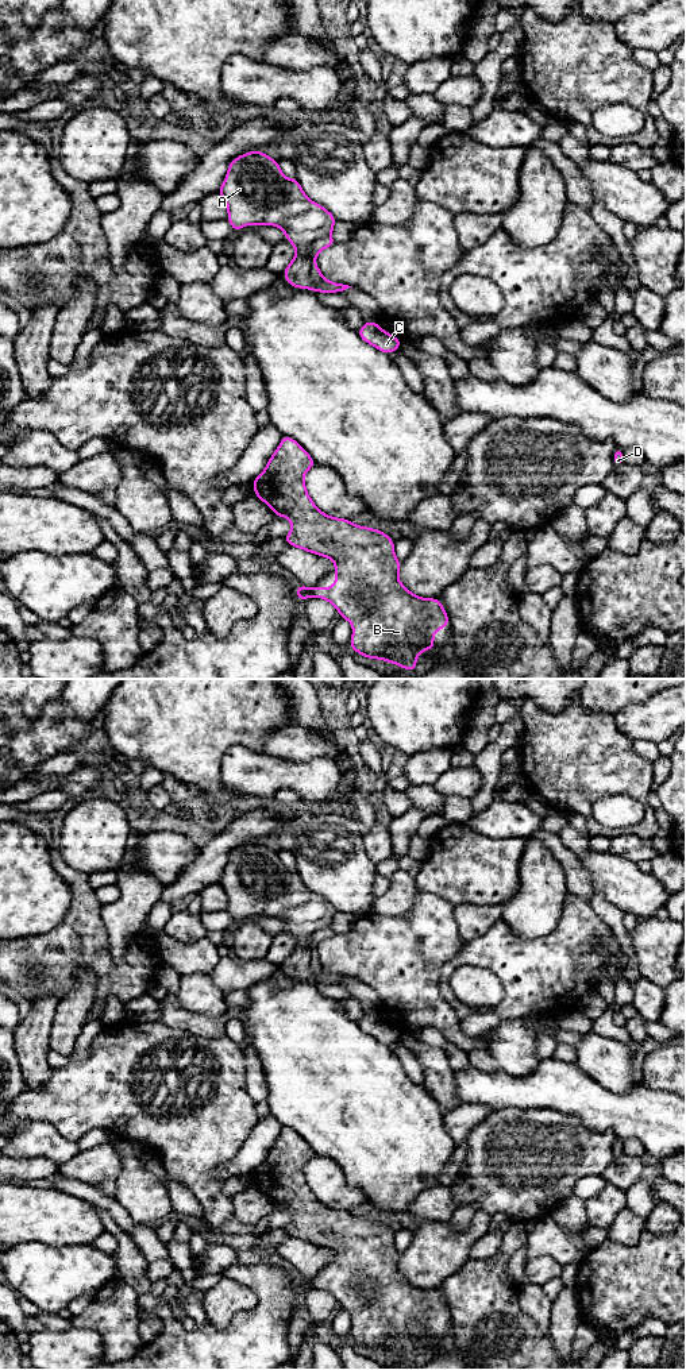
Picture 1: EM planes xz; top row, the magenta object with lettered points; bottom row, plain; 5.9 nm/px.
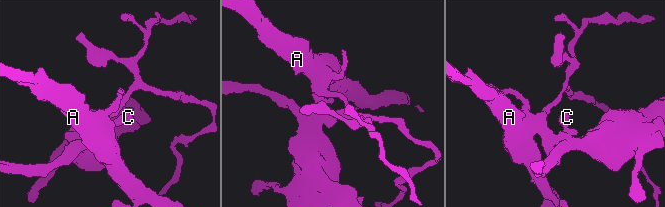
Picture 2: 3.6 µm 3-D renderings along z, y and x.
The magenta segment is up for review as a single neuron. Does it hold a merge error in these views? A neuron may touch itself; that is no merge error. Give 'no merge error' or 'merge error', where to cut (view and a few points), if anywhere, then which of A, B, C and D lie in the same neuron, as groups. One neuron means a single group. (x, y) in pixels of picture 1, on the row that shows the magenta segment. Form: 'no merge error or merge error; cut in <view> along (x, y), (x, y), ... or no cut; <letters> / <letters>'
merge error; cut in xz along (330, 234), (318, 238), (311, 244), (309, 254), (313, 259); A D / B C

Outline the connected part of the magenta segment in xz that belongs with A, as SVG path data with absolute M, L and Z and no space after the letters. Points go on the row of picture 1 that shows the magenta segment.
M261 150L250 151L230 162L227 175L217 192L228 208L227 220L236 232L259 224L280 227L294 250L293 261L282 271L286 282L298 289L339 293L348 285L321 279L315 283L311 244L329 236L335 216L313 202L296 178L286 178L278 161Z

